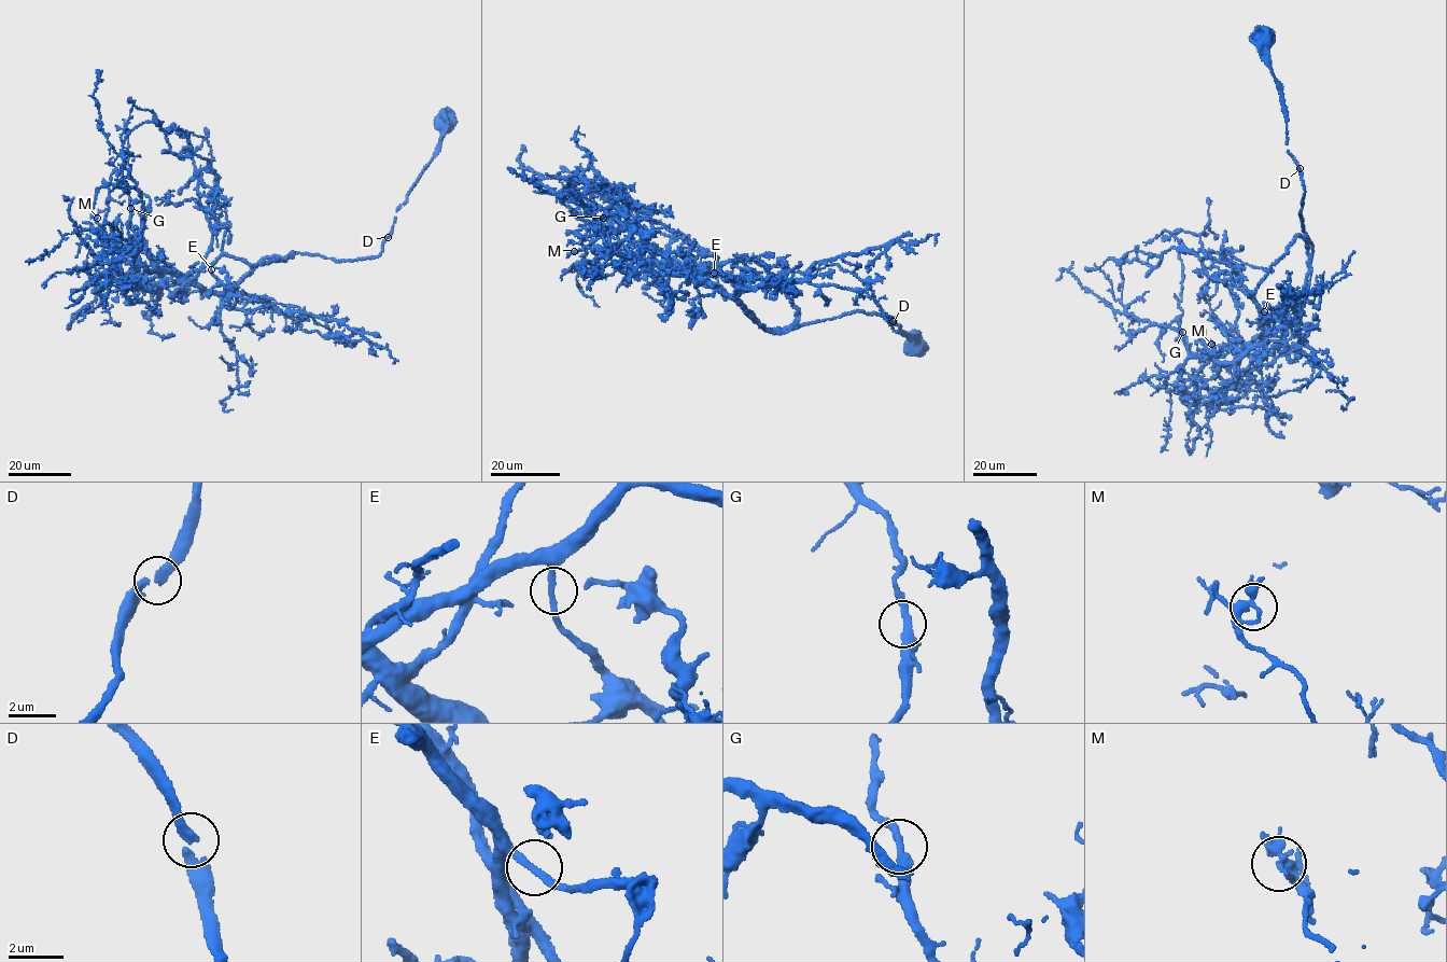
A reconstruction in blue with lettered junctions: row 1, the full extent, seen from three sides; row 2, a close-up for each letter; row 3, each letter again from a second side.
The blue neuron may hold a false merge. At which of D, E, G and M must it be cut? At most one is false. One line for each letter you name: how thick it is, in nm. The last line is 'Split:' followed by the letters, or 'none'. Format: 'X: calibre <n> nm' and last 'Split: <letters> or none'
Split: none

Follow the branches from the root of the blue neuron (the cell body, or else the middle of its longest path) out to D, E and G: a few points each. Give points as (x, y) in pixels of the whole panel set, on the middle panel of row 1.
D: (910, 348), (913, 351), (918, 334), (902, 334), (896, 320), (893, 321)
E: (910, 348), (918, 334), (886, 315), (852, 311), (798, 326), (794, 304), (755, 260), (714, 273)
G: (910, 348), (918, 334), (861, 311), (769, 332), (706, 281), (664, 272), (638, 233), (603, 218)

